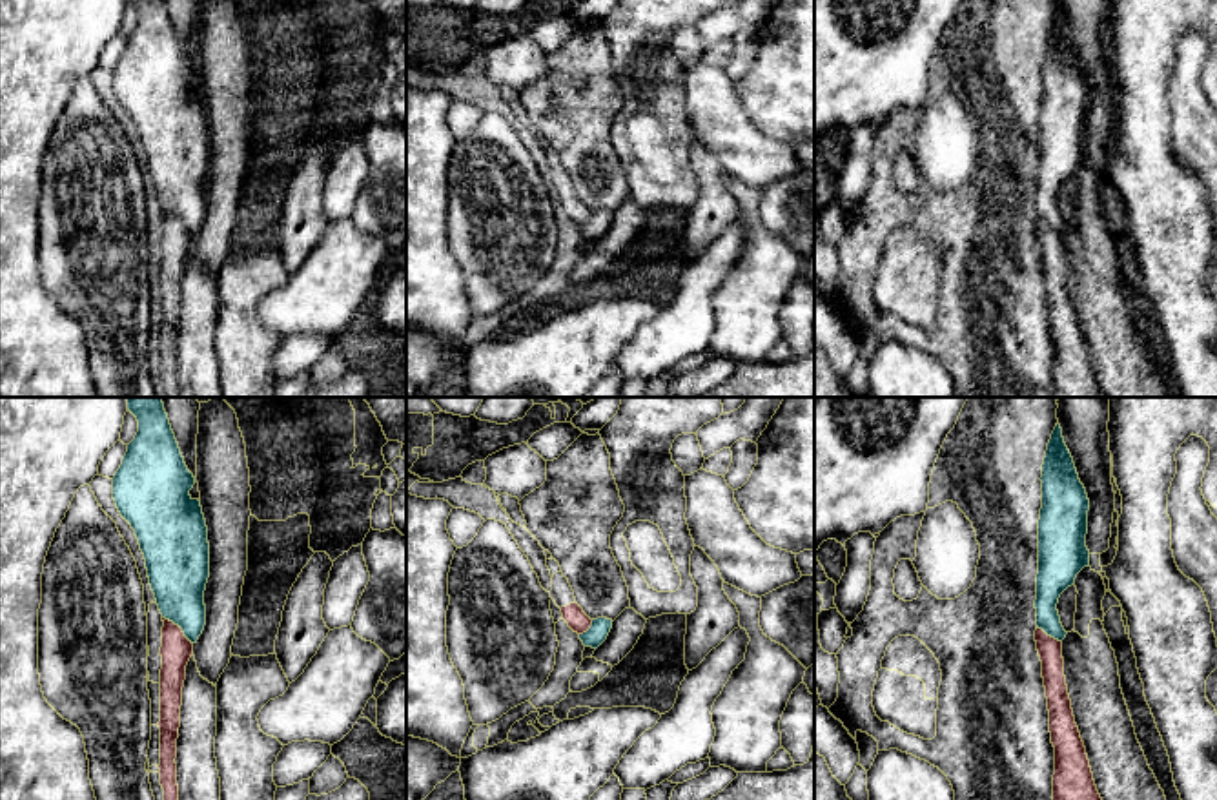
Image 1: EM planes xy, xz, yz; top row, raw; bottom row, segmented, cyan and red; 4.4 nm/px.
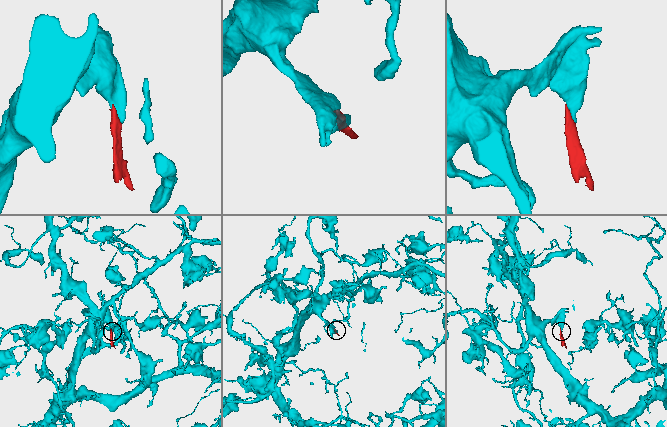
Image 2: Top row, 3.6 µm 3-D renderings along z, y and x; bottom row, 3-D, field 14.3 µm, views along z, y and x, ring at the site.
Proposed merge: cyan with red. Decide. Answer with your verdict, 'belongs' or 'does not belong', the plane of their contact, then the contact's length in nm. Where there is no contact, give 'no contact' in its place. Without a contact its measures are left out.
does not belong; meets cyan in xy; contact 180 nm long

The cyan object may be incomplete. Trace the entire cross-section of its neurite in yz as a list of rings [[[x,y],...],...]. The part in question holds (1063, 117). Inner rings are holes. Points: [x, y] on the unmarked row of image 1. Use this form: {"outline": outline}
{"outline": [[[1060,16],[1048,35],[1040,73],[1037,219],[1062,233],[1068,224],[1057,202],[1058,190],[1075,175],[1077,166],[1089,159],[1086,138],[1089,91]]]}

